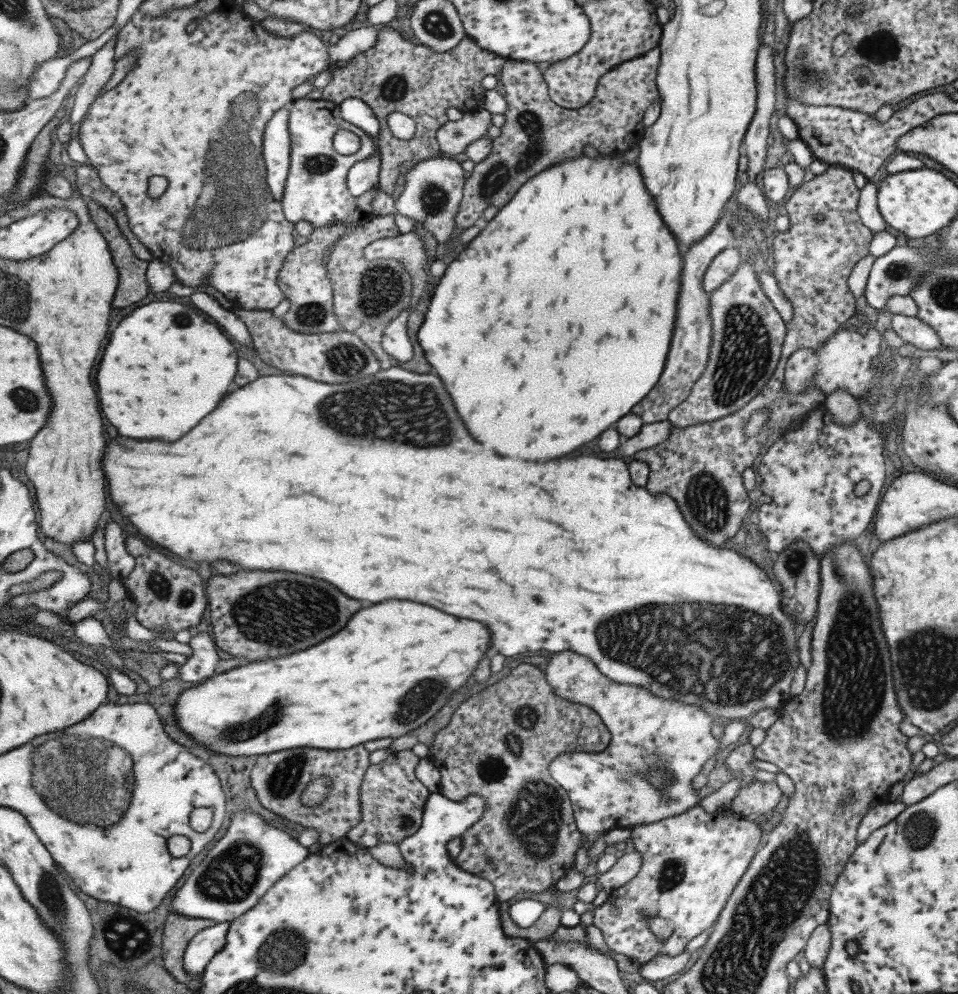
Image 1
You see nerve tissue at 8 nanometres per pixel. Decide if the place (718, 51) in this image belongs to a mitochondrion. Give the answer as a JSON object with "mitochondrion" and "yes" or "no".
{"mitochondrion":"no"}

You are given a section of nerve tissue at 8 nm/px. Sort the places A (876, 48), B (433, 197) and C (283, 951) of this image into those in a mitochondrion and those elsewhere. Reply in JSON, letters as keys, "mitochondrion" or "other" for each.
{"A":"mitochondrion","B":"mitochondrion","C":"mitochondrion"}

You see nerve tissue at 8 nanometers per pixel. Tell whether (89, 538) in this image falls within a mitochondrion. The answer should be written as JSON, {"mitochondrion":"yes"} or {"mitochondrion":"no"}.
{"mitochondrion":"no"}

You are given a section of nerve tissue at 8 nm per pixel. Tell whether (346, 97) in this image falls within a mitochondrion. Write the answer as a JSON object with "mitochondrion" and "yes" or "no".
{"mitochondrion":"no"}

